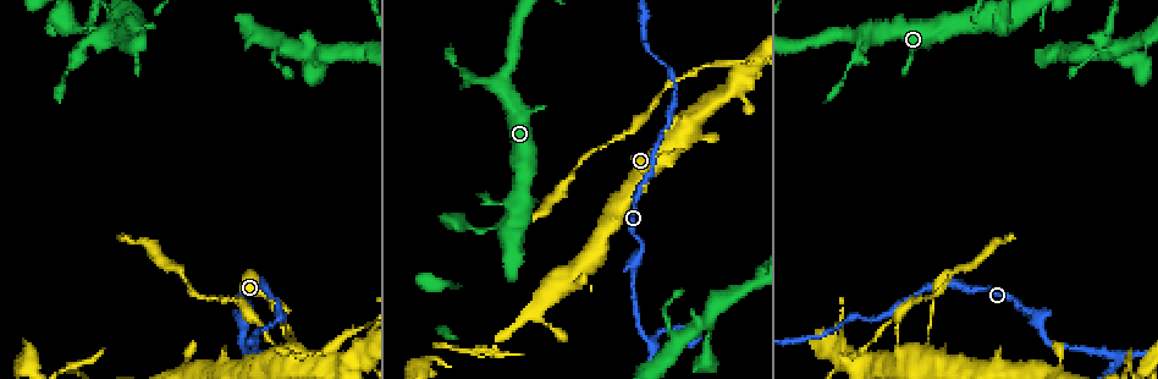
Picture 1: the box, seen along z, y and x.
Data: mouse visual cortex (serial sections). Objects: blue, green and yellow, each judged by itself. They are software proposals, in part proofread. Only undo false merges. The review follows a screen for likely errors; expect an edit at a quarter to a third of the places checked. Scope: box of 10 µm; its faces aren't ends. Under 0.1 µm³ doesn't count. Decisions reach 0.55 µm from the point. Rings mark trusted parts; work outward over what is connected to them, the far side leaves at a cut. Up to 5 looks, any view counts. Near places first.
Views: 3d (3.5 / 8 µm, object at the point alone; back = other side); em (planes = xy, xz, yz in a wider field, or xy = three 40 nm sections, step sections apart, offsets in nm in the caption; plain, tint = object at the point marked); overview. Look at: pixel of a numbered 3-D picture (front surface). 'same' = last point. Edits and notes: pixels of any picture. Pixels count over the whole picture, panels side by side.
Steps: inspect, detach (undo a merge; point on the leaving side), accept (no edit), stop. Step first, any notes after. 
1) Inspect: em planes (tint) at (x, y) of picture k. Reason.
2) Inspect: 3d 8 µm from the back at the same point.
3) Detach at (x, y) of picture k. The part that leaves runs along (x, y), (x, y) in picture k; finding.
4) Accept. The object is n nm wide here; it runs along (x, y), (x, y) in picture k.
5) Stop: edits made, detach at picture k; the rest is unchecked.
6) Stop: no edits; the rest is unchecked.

Inspect: 3d 3.5 µm at (647, 338) of picture 1. Sharp bend.

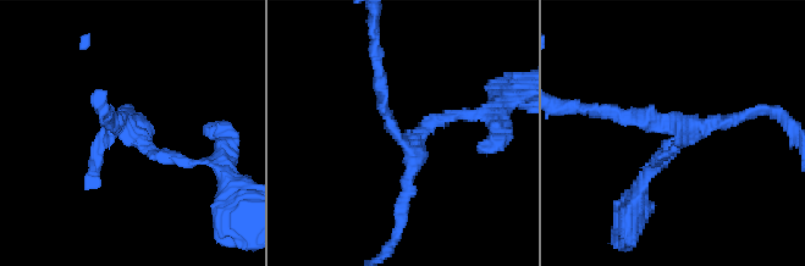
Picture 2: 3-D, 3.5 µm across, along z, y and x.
Inspect: em xy step 1 (tint) at (403, 139) of picture 2. 3 arms meet here; the arms are 150, 150, 200 nm wide; need the tissue.

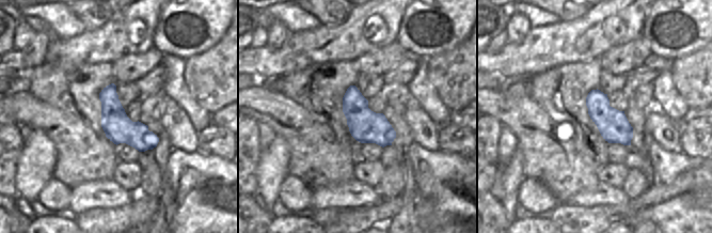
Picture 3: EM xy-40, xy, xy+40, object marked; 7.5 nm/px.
Accept. It runs along (106, 109), (155, 154), (196, 161) in picture 2; continuous, no second cell.

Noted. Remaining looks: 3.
Inspect: em xy step 2 (tint) at (746, 61) of picture 1. Four arms meet.

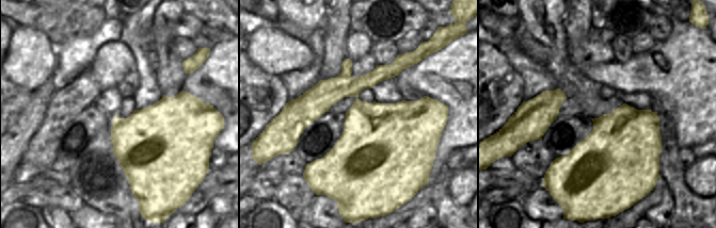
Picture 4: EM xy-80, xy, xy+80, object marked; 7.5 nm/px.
Inspect: 3d 3.5 µm at the same point.

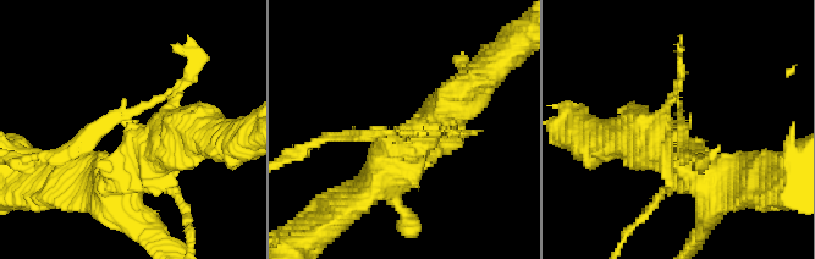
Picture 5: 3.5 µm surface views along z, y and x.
Detach at (358, 136) of picture 5. 4 arms meet here; a border runs along (392, 63), (400, 71) in picture 4; two cells meet here.

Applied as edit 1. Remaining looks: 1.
Stop: edits made, detach at picture 5; the rest is unchecked.

